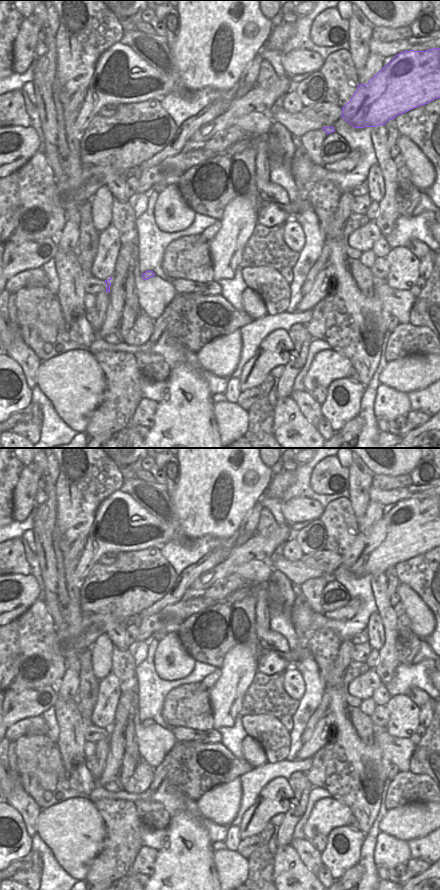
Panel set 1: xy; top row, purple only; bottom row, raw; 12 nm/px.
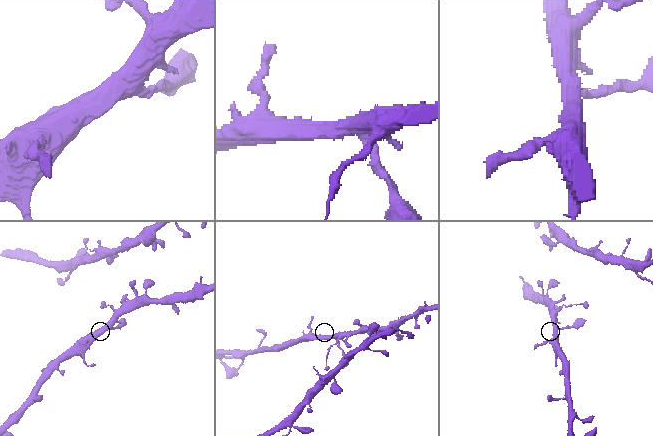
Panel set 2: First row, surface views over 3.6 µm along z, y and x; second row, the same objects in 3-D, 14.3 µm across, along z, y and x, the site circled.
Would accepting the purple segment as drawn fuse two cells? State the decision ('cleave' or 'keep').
keep

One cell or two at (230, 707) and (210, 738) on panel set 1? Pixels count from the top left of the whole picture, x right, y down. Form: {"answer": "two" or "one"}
{"answer": "two"}

